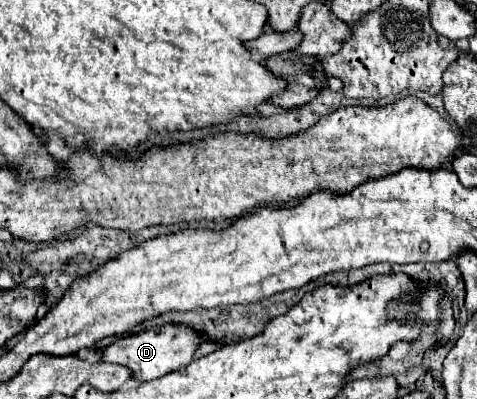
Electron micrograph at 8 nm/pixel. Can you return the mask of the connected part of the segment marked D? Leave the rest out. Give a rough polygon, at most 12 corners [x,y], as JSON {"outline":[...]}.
{"outline":[[165,324],[117,338],[101,360],[135,380],[185,368],[201,340]]}

